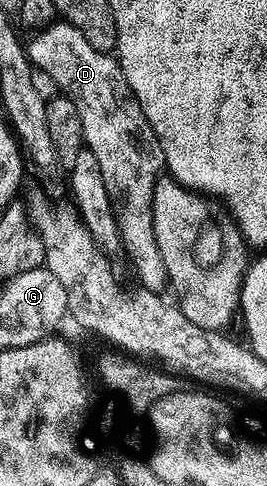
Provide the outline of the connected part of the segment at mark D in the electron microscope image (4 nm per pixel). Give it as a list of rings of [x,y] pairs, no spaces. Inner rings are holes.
[[[55,23],[50,27],[34,34],[35,42],[30,43],[30,58],[34,68],[44,69],[57,83],[59,93],[67,97],[76,105],[77,114],[83,128],[83,145],[93,151],[101,176],[105,181],[105,190],[111,200],[112,211],[115,213],[117,231],[122,252],[127,252],[127,261],[135,272],[140,286],[157,294],[162,294],[168,288],[165,263],[161,263],[161,250],[157,247],[157,235],[153,231],[153,191],[164,172],[163,152],[161,143],[149,127],[149,119],[145,119],[145,111],[137,103],[125,75],[121,71],[118,60],[112,54],[97,51],[77,31],[77,27],[66,23]]]

